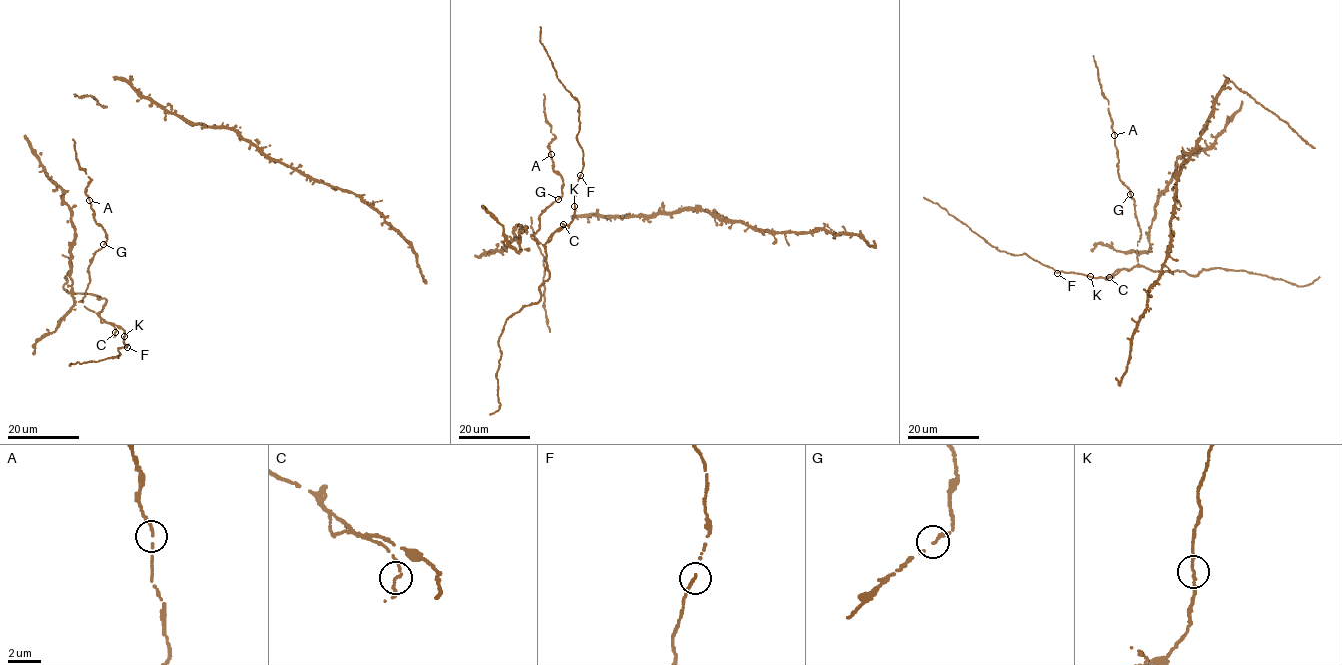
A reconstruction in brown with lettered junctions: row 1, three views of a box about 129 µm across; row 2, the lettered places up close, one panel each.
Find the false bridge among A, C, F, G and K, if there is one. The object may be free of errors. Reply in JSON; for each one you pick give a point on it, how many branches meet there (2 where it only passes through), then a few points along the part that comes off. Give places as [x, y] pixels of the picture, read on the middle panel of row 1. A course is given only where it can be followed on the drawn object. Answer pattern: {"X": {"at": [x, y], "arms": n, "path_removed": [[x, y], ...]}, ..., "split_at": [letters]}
{"split_at": []}

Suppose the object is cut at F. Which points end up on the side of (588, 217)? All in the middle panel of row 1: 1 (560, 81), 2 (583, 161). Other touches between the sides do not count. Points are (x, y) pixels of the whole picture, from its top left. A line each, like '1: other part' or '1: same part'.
1: other part
2: other part

